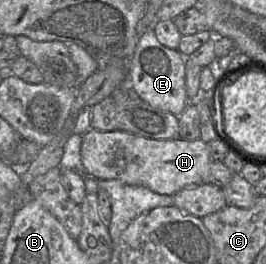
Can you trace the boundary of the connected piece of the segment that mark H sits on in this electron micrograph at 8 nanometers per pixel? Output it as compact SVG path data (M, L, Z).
M90 128L81 143L83 175L98 180L118 180L171 195L189 186L206 182L211 163L208 146L200 139L154 140L123 131L98 131Z

